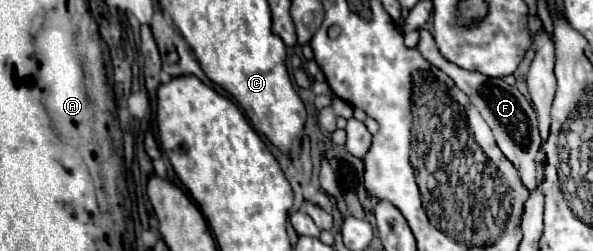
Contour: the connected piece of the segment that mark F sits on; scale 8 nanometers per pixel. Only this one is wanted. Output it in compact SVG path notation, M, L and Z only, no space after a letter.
M420 29L420 39L418 39L418 47L416 47L422 57L426 61L430 61L432 65L440 67L448 77L454 79L454 83L470 97L470 101L478 107L480 115L486 119L486 123L490 125L496 143L500 145L502 153L514 161L514 165L520 171L522 183L532 189L532 185L536 185L536 169L534 169L534 157L540 149L540 135L538 135L538 121L536 121L536 111L532 109L530 101L512 85L506 85L504 79L492 79L492 77L484 77L482 73L468 73L466 69L460 69L448 61L444 61L444 57L440 57L436 43L432 39L432 35L426 29Z

